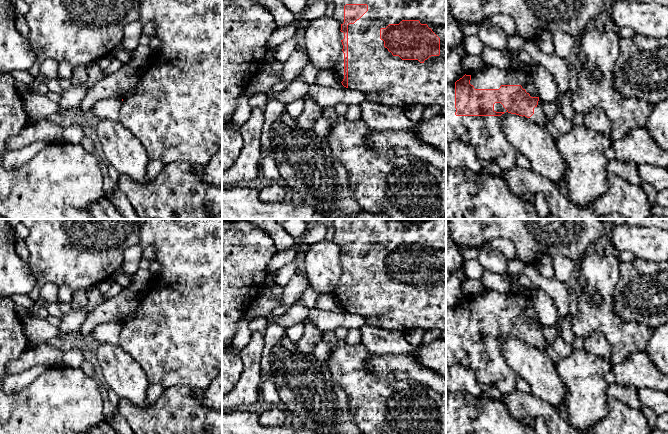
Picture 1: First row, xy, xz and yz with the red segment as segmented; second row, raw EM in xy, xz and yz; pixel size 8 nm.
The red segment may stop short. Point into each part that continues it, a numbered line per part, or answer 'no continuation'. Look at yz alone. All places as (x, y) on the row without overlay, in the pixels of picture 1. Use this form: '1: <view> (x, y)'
1: yz (491, 301)

